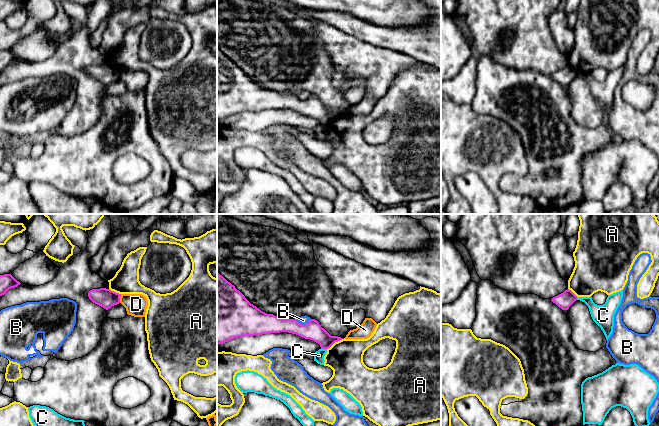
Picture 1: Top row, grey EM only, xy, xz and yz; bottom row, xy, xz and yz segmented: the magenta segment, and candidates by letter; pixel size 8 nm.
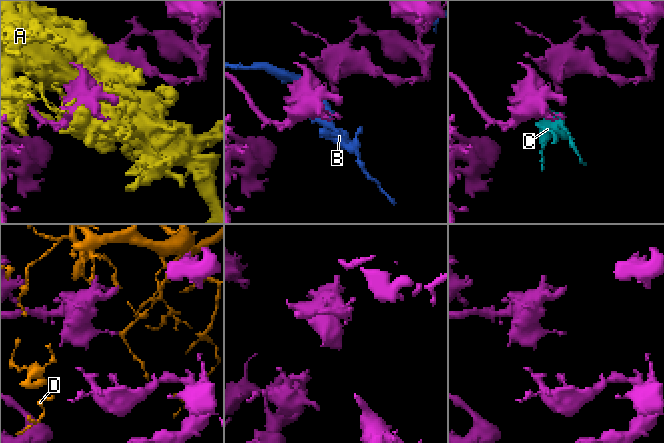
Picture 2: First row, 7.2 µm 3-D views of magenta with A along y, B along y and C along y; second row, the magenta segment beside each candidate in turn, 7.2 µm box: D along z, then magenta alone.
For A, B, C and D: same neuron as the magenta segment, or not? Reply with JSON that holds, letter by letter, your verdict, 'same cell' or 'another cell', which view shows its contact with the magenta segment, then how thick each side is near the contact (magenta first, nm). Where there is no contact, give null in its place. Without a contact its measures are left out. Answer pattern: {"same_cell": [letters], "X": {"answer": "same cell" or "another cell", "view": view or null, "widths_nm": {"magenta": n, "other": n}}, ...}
{"same_cell": [], "A": {"answer": "another cell", "view": "xz", "widths_nm": {"magenta": 140, "other": 280}}, "B": {"answer": "another cell", "view": "xz", "widths_nm": {"magenta": 140, "other": 70}}, "C": {"answer": "another cell", "view": "xz", "widths_nm": {"magenta": 140, "other": 80}}, "D": {"answer": "another cell", "view": "xy", "widths_nm": {"magenta": 150, "other": 180}}}

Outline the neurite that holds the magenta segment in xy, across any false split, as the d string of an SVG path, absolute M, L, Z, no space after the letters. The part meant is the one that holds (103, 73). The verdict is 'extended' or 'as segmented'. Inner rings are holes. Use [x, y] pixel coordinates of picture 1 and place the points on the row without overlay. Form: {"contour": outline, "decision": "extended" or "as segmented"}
{"contour": "M100 64L90 66L88 73L93 79L108 86L112 82L120 79L121 70L111 67L110 65Z", "decision": "as segmented"}

